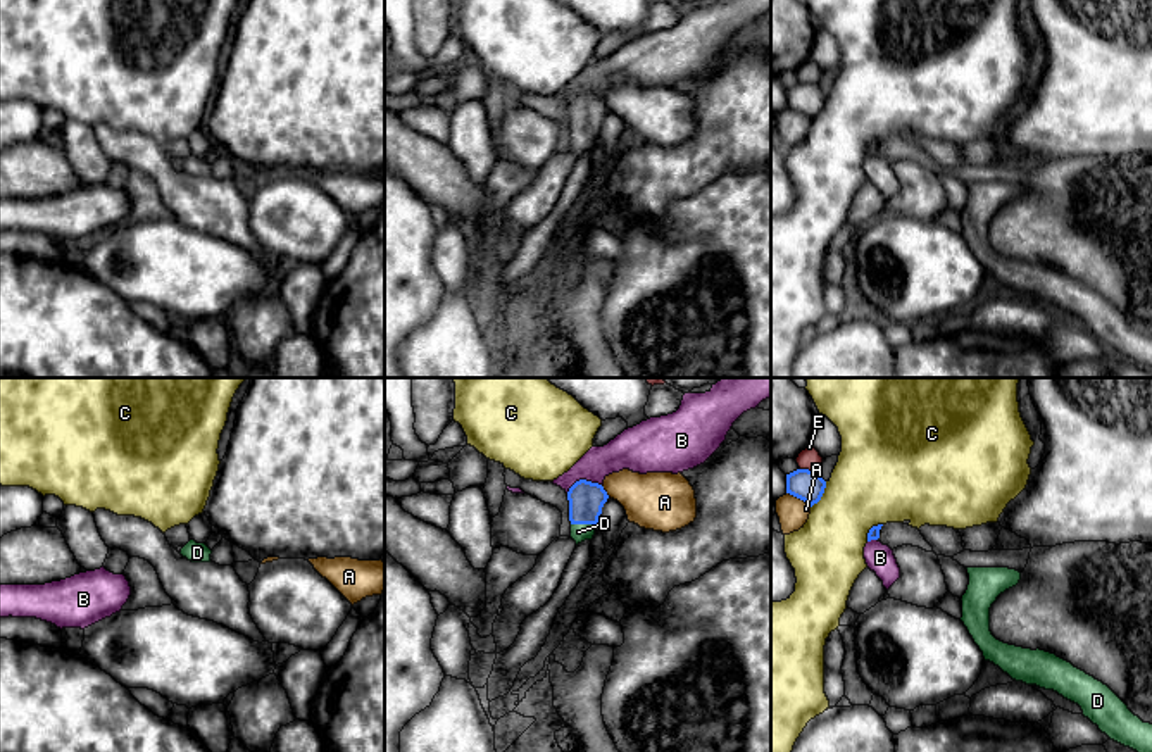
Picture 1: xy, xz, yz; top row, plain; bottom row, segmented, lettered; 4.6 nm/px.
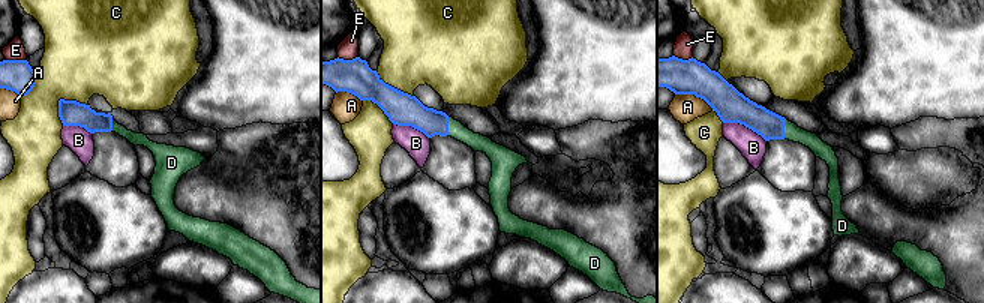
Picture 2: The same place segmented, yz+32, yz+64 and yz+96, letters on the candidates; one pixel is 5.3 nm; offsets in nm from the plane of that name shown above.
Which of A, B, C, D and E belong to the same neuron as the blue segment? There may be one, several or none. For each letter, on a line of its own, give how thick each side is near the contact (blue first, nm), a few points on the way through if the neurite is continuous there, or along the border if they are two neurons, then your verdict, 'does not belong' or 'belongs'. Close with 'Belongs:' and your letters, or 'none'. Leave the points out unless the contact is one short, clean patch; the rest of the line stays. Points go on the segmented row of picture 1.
A: 160 nm thick on the blue side, 280 nm on the other; does not belong
B: 160 nm thick on the blue side, 180 nm on the other; border along xz (601, 483), (578, 480), (566, 492); does not belong
C: 140 nm thick on the blue side, 380 nm on the other; border along yz (826, 482), (823, 495), (811, 507); does not belong
D: 160 nm thick on the blue side, 80 nm on the other; belongs
E: 140 nm thick on the blue side, 100 nm on the other; border along yz (801, 468), (818, 471); does not belong
Belongs: D

